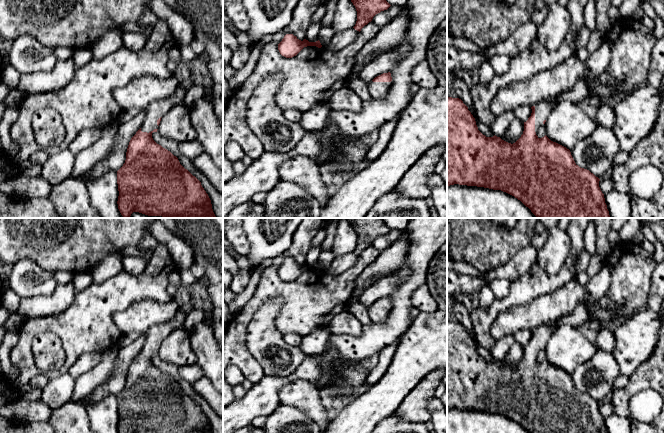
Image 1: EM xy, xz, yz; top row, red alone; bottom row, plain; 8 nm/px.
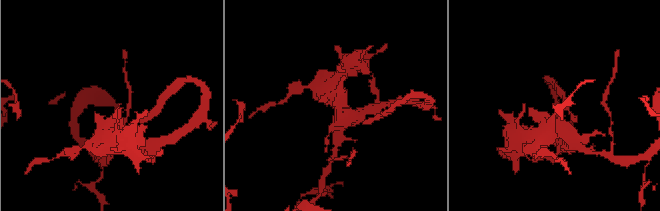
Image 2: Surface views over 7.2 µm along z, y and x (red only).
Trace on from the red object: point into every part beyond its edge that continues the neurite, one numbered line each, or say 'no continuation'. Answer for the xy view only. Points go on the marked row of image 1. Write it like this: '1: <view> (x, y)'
1: xy (155, 110)

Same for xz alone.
1: xz (378, 90)

